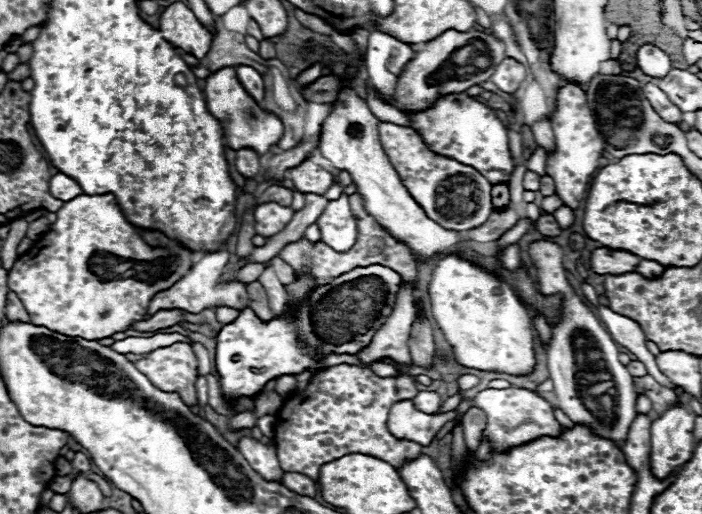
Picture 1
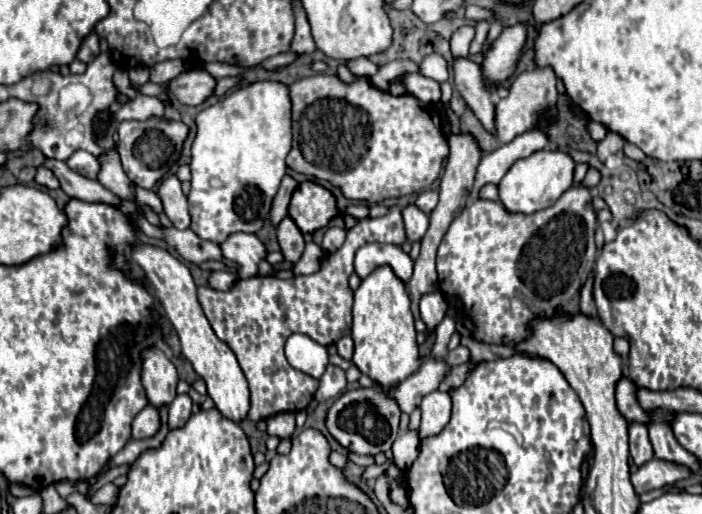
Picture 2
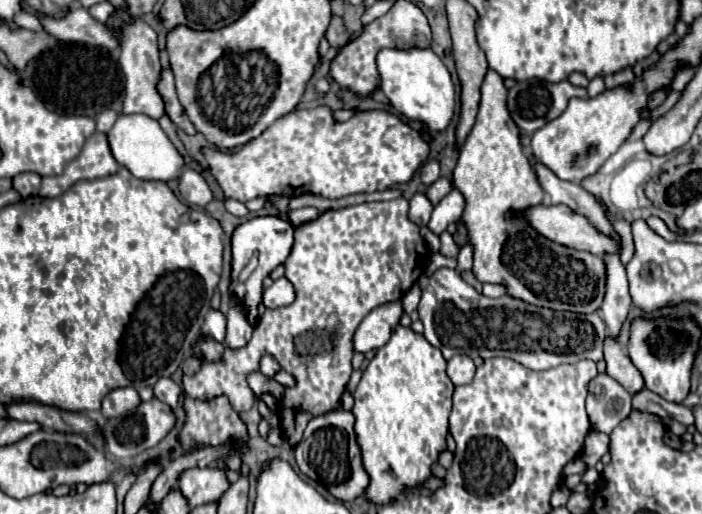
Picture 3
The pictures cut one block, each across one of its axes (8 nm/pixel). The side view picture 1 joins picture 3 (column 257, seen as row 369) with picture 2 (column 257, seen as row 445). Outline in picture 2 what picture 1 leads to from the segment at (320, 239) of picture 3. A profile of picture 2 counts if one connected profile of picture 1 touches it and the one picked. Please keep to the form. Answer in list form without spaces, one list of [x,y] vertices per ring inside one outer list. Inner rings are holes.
[[[390,206],[388,214],[384,214],[380,218],[358,220],[358,224],[348,230],[344,246],[340,250],[336,250],[334,254],[328,254],[320,262],[320,270],[310,276],[296,276],[290,280],[280,280],[276,276],[252,276],[246,280],[236,280],[236,284],[228,292],[220,292],[220,290],[214,290],[208,286],[198,288],[198,300],[204,308],[206,318],[210,320],[210,326],[214,328],[216,336],[232,348],[232,352],[236,354],[238,364],[248,380],[250,410],[248,410],[246,418],[240,422],[240,426],[250,440],[256,440],[256,426],[254,426],[256,420],[268,418],[268,416],[274,416],[280,412],[300,412],[300,410],[306,410],[308,404],[312,402],[314,392],[318,388],[318,380],[298,372],[296,368],[292,368],[288,364],[288,360],[284,356],[284,342],[290,334],[300,332],[300,334],[310,336],[314,342],[318,342],[322,346],[330,346],[350,334],[350,330],[352,330],[352,290],[348,286],[348,278],[354,272],[356,250],[368,242],[382,242],[382,244],[394,244],[394,246],[402,246],[406,242],[402,210],[398,206]]]

